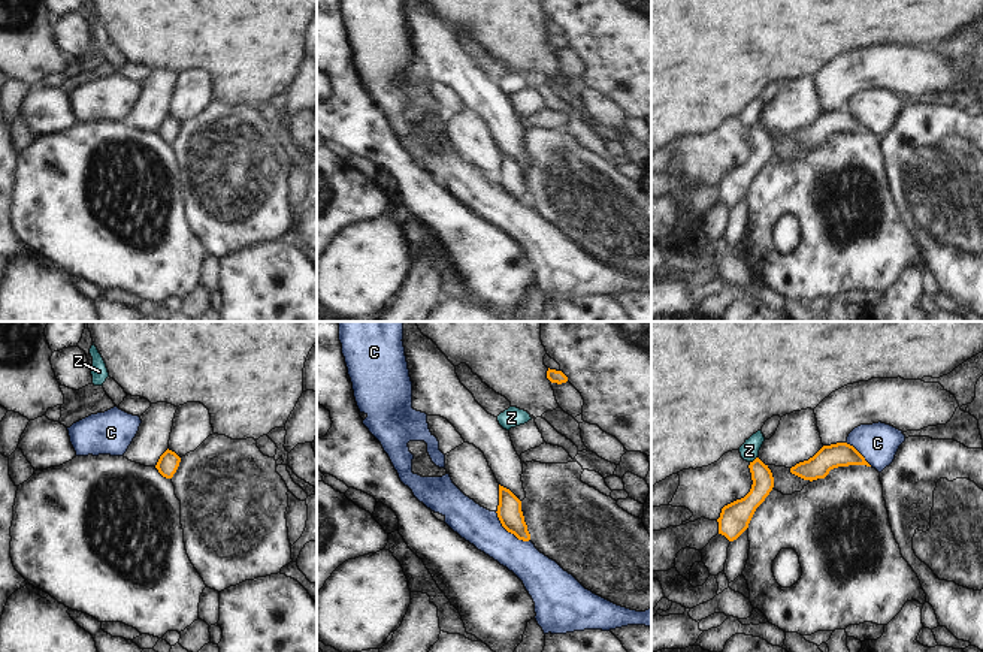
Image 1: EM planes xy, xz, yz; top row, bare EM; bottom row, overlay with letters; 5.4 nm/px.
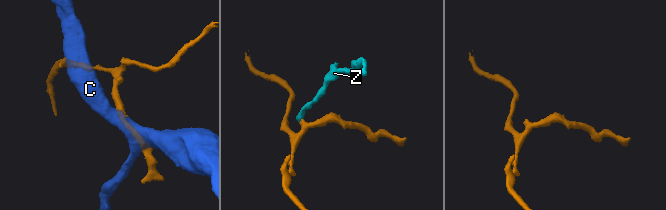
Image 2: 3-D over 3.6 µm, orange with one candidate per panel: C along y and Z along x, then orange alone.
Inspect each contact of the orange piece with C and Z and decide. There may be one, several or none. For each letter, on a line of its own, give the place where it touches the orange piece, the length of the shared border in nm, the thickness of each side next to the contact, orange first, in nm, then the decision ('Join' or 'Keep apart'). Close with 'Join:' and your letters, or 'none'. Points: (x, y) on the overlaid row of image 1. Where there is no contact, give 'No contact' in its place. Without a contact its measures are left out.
C: Touches orange at xz (510, 531). Shared border 240 nm. Thickness 130 nm (orange) against 200 nm. Keep apart
Z: Touches orange at yz (755, 459). Shared border 50 nm. Thickness 110 nm (orange) against 100 nm. Keep apart
Join: none

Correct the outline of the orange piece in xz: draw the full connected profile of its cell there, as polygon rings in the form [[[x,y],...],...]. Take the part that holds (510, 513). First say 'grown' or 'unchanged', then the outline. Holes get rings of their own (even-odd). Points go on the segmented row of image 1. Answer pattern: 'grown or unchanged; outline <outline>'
unchanged; outline [[[499,485],[497,517],[502,526],[518,540],[529,541],[530,534],[521,511],[521,501],[506,488]]]

